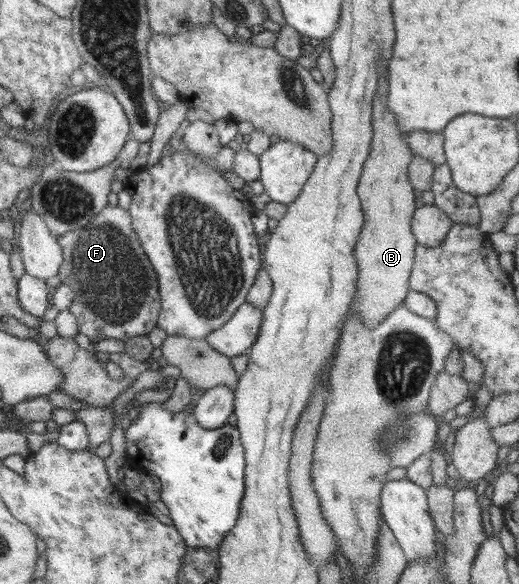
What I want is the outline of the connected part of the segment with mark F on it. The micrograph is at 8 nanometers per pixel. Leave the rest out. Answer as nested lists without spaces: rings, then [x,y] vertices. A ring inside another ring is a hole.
[[[106,206],[84,228],[58,236],[57,242],[64,256],[58,277],[61,283],[69,285],[75,293],[67,310],[77,317],[80,333],[94,343],[102,339],[118,339],[125,342],[129,337],[147,335],[157,326],[161,310],[158,279],[144,249],[140,247],[128,210],[120,206]]]

